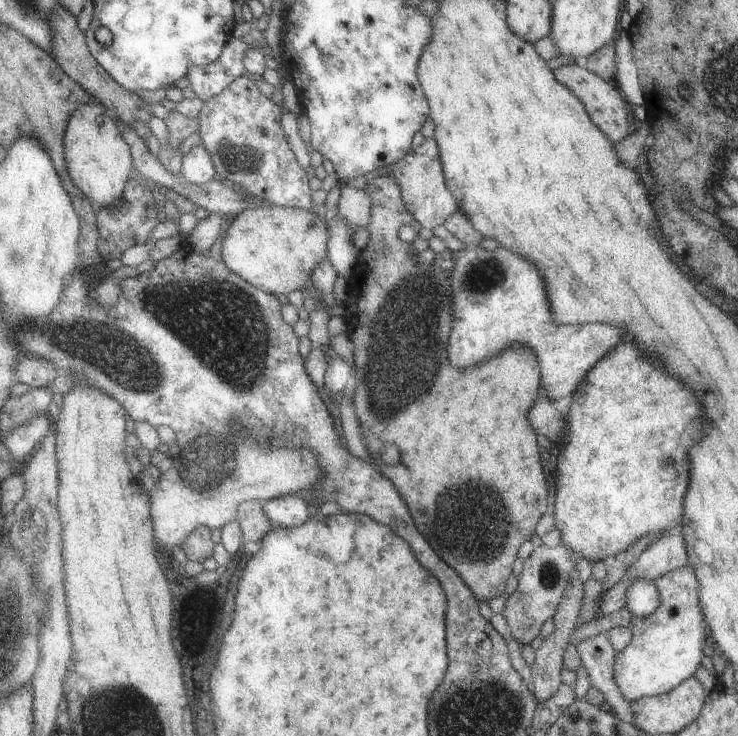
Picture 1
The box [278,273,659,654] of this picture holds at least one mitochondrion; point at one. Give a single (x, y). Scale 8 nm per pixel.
(459, 529)

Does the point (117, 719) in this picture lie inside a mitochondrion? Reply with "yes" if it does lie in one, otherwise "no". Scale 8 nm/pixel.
yes

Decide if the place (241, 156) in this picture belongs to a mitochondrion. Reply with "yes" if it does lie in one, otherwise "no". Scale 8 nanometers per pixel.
yes

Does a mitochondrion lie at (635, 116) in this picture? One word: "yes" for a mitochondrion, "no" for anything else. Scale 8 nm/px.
no

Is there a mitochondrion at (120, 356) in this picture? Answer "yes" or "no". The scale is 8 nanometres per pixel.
yes

